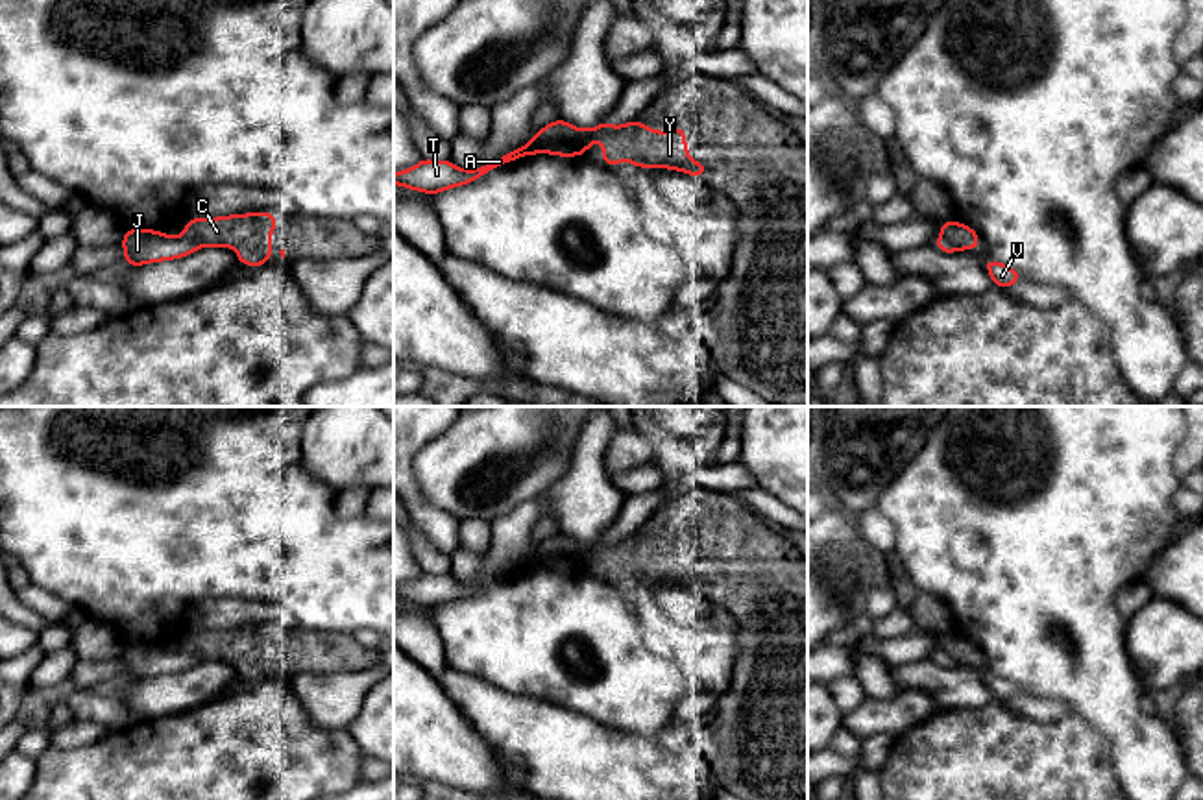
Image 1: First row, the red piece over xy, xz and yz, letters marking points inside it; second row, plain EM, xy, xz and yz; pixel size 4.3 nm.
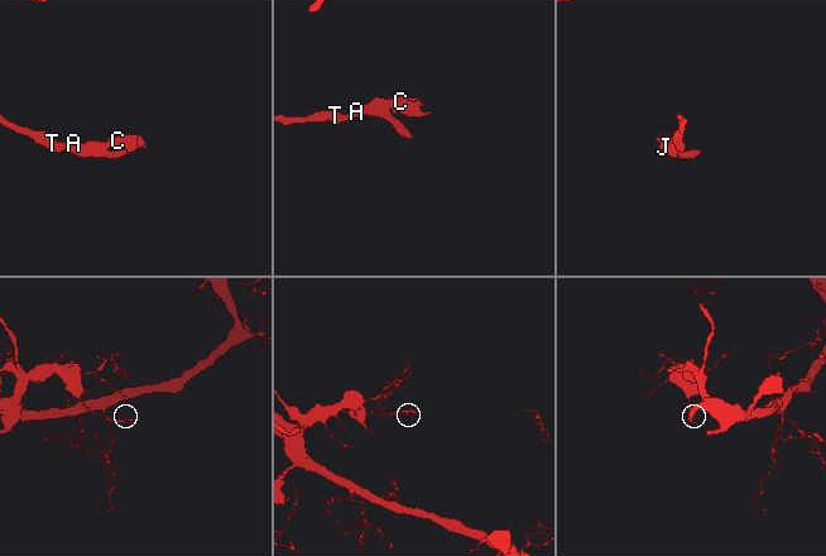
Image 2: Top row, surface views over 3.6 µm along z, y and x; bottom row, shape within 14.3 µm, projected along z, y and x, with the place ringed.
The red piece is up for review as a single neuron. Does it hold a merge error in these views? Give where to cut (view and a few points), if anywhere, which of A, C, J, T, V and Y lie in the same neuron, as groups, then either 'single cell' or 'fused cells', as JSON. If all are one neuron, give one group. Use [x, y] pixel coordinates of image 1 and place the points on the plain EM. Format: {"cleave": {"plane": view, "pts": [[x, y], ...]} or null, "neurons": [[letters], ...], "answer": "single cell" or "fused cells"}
{"cleave": {"plane": "yz", "pts": [[941, 647], [956, 660]]}, "neurons": [["A", "J", "T", "V"], ["C", "Y"]], "answer": "fused cells"}

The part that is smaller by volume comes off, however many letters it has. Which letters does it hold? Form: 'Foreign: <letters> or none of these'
Foreign: C, Y

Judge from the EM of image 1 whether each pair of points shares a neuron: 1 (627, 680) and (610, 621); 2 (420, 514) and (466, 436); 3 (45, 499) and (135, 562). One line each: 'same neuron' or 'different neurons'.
1: same neuron
2: different neurons
3: same neuron

